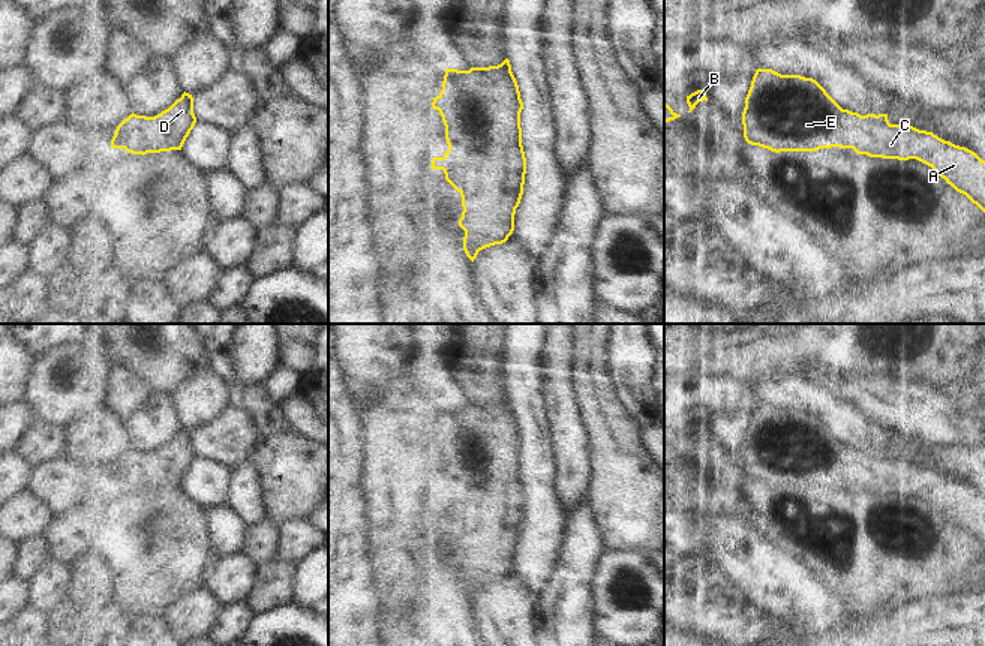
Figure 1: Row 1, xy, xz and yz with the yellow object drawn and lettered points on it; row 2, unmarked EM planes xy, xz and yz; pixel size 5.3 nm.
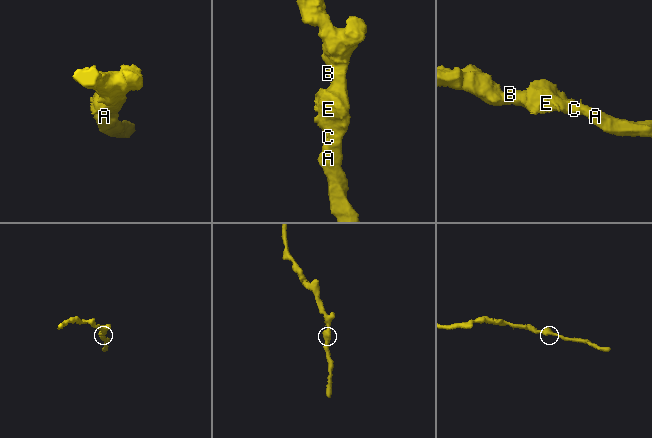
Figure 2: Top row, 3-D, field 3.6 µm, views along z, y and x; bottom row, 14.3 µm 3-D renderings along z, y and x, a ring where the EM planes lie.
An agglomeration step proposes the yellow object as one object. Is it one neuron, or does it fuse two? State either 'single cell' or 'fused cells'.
single cell

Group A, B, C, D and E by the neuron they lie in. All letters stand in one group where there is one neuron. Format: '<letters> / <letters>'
A B C D E

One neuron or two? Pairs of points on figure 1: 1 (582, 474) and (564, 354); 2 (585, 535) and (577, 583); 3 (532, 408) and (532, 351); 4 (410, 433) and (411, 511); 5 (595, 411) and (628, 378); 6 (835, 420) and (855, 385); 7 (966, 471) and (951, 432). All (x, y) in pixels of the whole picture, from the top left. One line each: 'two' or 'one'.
1: one
2: one
3: one
4: one
5: two
6: two
7: two

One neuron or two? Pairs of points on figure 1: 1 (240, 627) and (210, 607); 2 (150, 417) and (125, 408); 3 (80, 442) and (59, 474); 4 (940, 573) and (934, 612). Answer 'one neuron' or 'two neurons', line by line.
1: two neurons
2: two neurons
3: two neurons
4: two neurons

